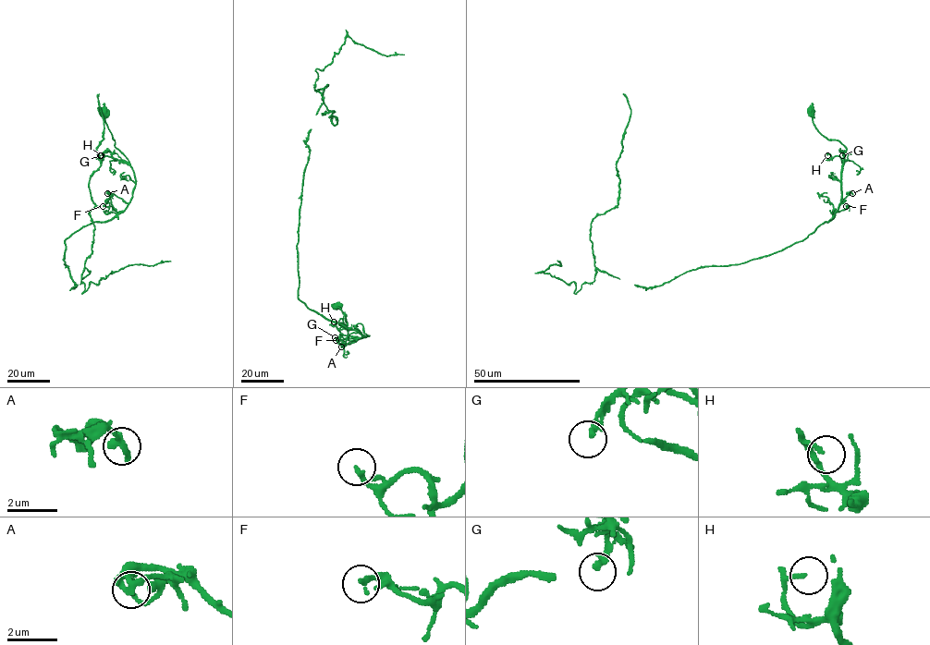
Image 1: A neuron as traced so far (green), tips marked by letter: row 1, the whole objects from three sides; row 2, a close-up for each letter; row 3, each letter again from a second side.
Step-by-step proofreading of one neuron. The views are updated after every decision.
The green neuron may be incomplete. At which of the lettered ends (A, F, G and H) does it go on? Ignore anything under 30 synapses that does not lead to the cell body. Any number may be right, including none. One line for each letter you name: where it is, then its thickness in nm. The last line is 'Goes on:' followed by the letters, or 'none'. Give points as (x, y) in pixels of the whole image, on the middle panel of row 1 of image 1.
Goes on: none

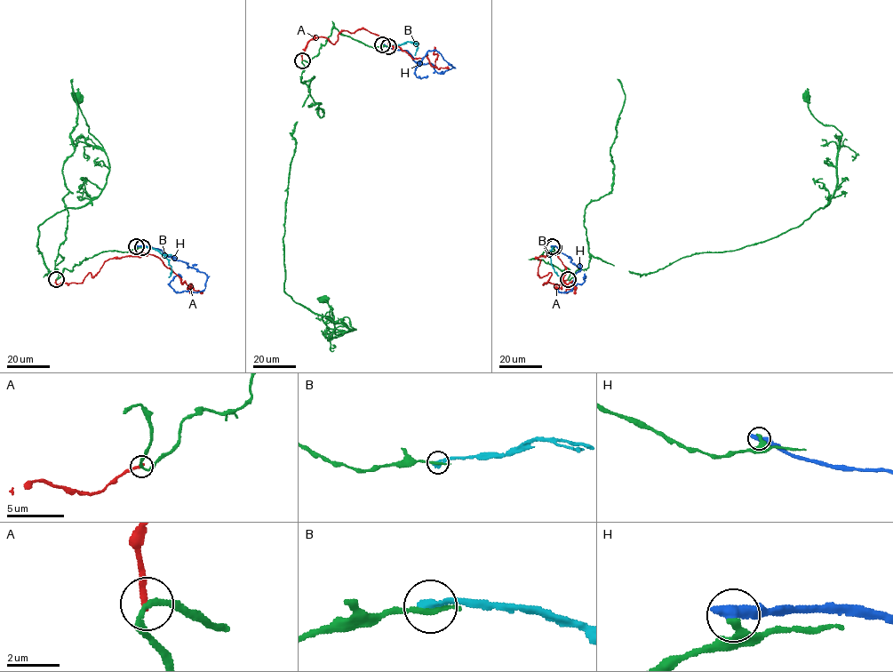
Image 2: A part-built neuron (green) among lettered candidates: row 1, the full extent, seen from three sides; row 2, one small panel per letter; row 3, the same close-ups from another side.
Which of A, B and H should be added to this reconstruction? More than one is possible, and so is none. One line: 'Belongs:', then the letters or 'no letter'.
Belongs: no letter

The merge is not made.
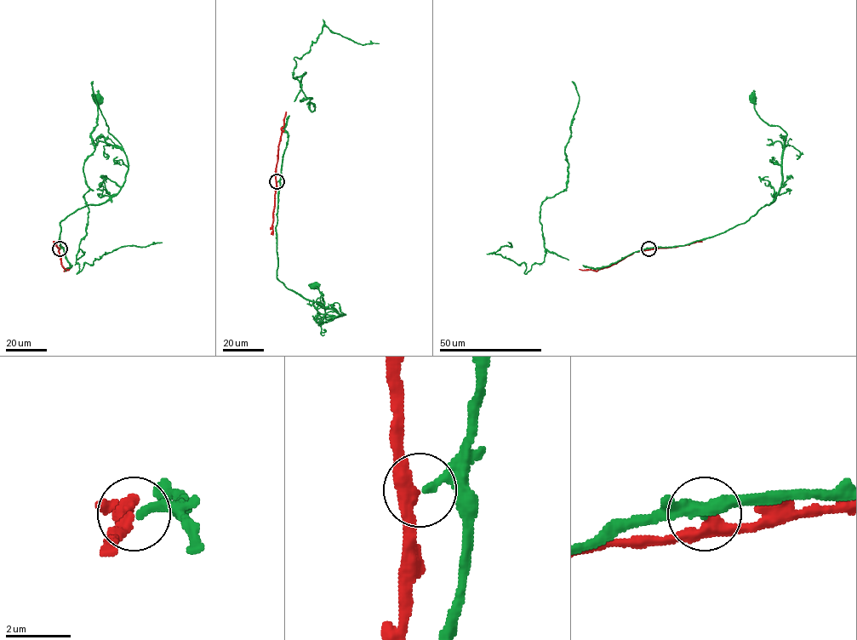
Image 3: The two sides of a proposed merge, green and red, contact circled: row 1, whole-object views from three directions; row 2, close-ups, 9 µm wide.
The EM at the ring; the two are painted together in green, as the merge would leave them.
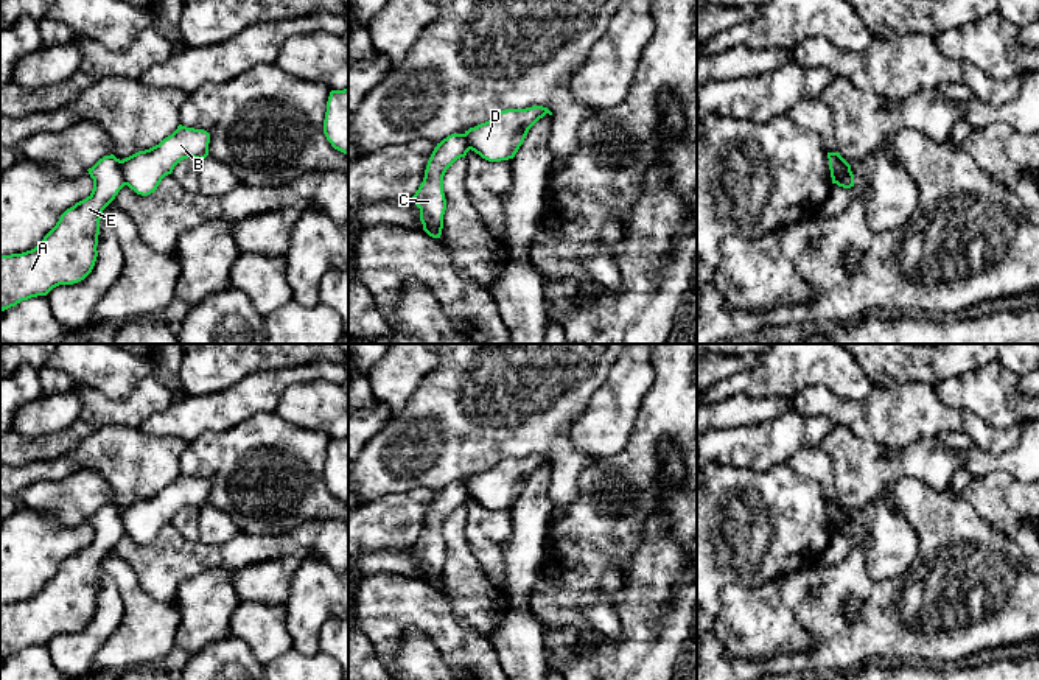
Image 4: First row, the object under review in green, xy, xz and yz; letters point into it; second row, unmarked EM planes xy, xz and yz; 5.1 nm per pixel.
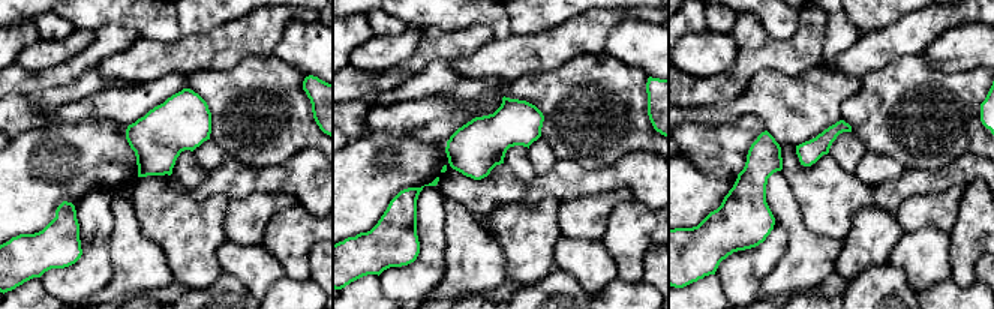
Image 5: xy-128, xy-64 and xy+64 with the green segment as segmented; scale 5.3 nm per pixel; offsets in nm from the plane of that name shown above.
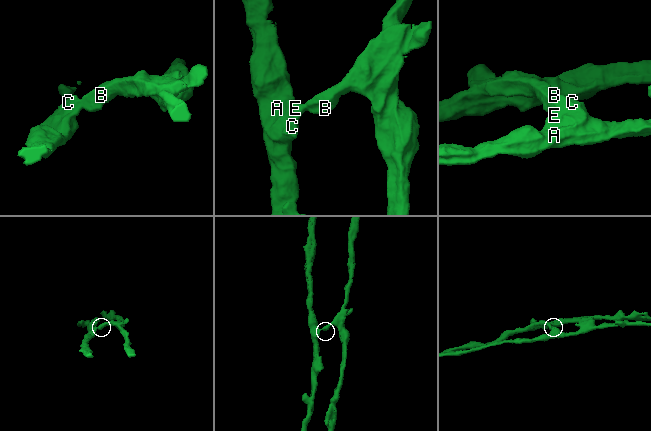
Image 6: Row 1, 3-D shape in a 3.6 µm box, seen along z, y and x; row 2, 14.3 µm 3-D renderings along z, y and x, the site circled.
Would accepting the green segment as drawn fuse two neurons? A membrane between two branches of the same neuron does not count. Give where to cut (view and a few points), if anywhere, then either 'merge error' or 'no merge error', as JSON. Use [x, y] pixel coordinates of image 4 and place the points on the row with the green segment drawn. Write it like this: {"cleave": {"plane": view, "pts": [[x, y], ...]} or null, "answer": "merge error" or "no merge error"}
{"cleave": {"plane": "xy", "pts": [[120, 161], [120, 170], [126, 184]]}, "answer": "merge error"}

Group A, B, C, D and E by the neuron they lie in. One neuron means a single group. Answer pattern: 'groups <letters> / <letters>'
groups A C E / B D

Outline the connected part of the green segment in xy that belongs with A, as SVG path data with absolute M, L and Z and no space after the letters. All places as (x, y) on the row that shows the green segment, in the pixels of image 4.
M104 156L89 174L92 193L67 209L39 246L22 254L0 255L0 310L22 300L47 296L59 285L84 280L98 257L100 219L103 210L126 185L121 160Z

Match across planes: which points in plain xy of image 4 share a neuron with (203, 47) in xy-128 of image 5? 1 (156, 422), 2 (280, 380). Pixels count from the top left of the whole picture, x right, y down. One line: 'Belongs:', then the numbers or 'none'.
Belongs: 1, 2

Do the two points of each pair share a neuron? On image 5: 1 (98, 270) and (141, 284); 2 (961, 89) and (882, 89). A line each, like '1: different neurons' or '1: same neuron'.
1: different neurons
2: same neuron

